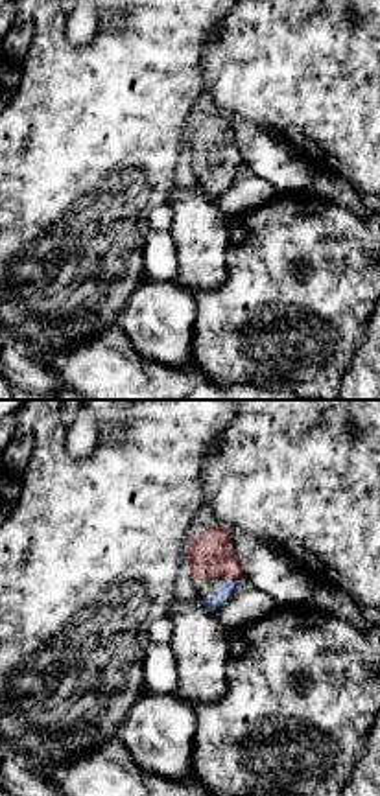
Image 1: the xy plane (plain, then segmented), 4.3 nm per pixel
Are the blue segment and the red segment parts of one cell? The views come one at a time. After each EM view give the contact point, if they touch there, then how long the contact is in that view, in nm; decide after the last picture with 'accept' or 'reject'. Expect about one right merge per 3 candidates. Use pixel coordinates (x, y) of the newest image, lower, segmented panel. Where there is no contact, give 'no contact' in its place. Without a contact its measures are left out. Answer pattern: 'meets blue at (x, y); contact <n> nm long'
meets blue at (233, 581); contact 100 nm long

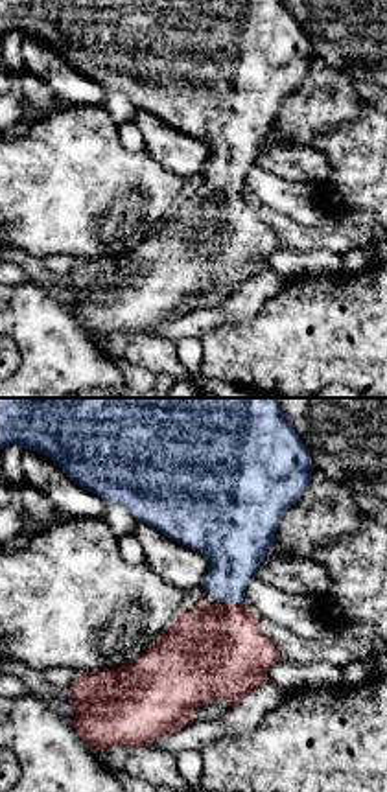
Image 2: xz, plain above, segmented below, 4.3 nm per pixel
meets blue at (234, 603); contact 90 nm long

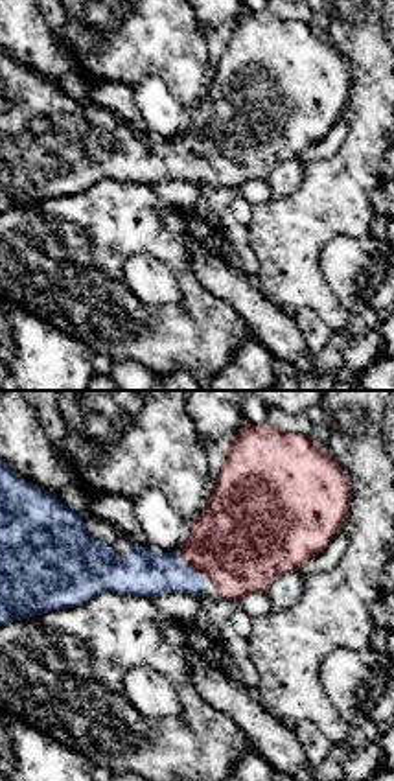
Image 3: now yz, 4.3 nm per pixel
meets blue at (181, 557); contact 50 nm long

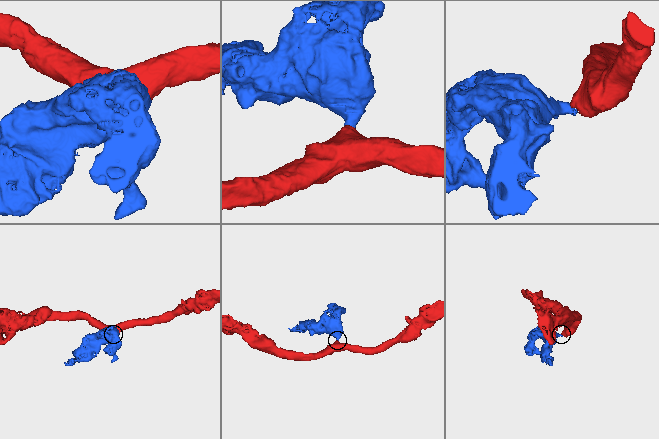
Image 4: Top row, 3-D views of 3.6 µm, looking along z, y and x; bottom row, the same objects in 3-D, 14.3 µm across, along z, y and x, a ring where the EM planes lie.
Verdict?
accept

